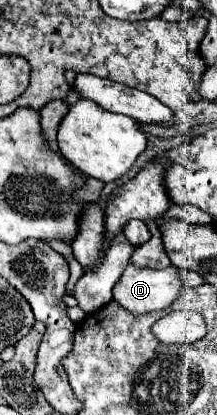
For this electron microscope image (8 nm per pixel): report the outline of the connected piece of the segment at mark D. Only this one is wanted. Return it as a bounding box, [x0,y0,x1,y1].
[113,266,183,314]

